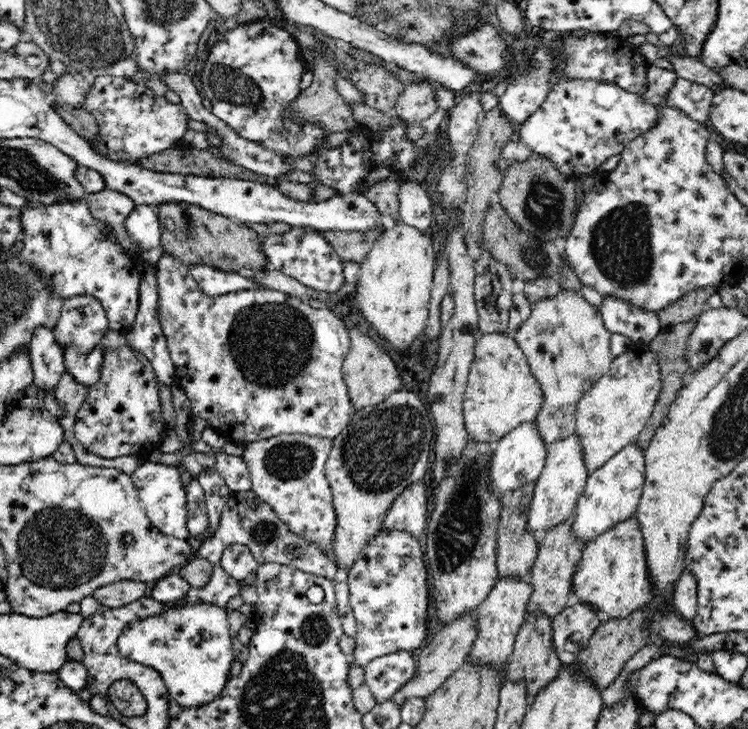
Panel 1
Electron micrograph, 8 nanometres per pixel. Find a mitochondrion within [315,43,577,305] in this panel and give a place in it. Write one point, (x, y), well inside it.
(545, 204)

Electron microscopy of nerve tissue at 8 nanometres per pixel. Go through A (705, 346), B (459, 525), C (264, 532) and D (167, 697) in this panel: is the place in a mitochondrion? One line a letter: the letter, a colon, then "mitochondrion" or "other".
A: mitochondrion
B: mitochondrion
C: mitochondrion
D: other

